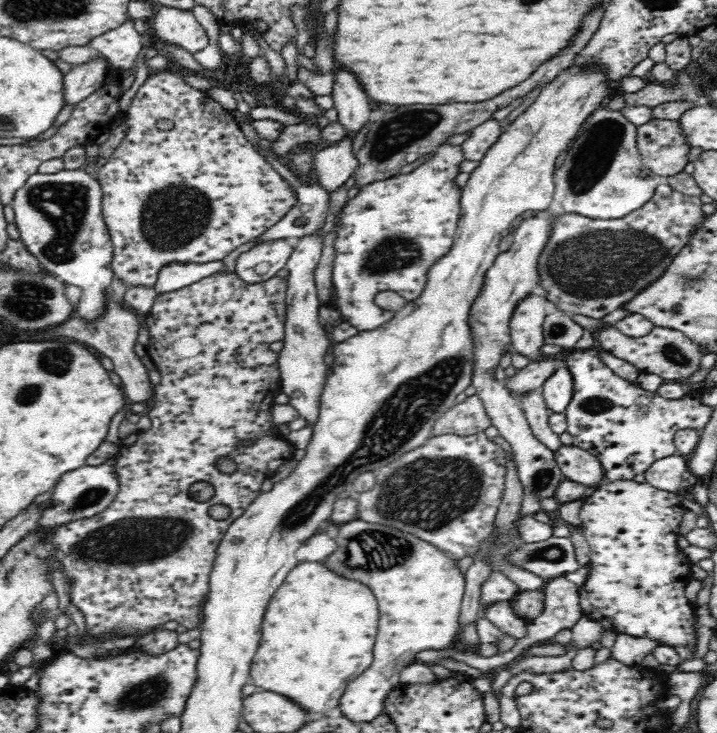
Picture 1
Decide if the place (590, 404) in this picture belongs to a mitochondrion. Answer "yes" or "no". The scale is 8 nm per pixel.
yes

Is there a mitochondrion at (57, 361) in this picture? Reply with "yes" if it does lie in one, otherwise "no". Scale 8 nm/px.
yes

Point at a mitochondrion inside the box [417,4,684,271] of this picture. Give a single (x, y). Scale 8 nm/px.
(598, 150)

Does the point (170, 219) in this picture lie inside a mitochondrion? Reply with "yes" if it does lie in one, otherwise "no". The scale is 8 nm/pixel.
yes

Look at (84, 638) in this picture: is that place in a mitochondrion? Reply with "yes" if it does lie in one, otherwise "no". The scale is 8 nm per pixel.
no

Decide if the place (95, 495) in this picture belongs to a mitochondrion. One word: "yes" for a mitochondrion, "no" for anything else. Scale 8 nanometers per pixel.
yes

